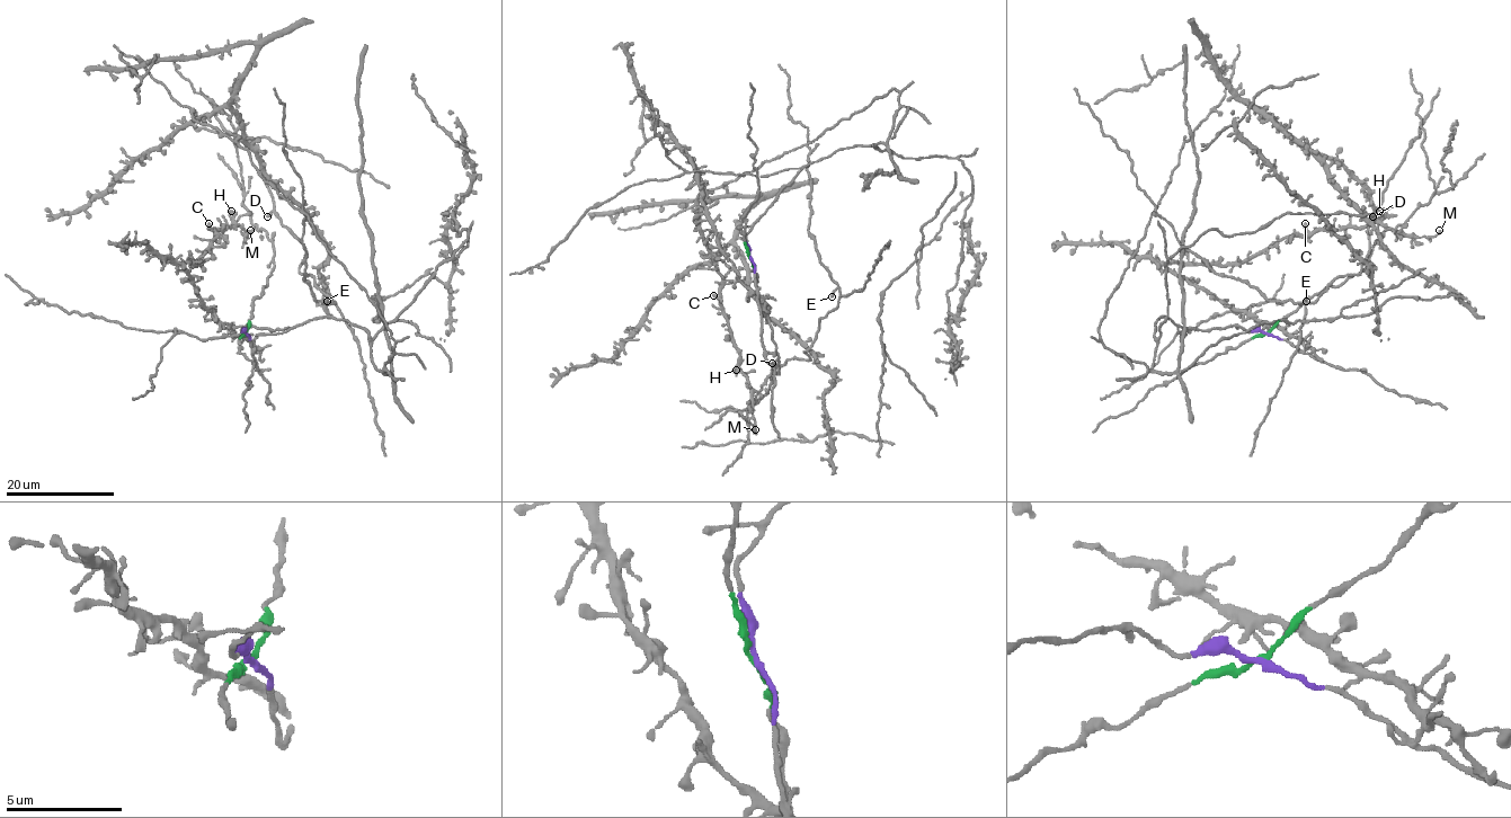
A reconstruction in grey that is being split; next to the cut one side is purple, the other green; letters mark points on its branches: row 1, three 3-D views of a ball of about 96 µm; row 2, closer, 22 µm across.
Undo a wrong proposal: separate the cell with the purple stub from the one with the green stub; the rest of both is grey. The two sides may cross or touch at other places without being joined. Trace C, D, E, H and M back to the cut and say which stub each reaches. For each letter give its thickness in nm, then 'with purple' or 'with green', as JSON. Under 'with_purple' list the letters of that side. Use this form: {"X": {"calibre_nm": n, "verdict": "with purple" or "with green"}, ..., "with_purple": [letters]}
{"C": {"calibre_nm": 400, "verdict": "with green"}, "D": {"calibre_nm": 380, "verdict": "with purple"}, "E": {"calibre_nm": 280, "verdict": "with purple"}, "H": {"calibre_nm": 360, "verdict": "with green"}, "M": {"calibre_nm": 240, "verdict": "with green"}, "with_purple": ["D", "E"]}

